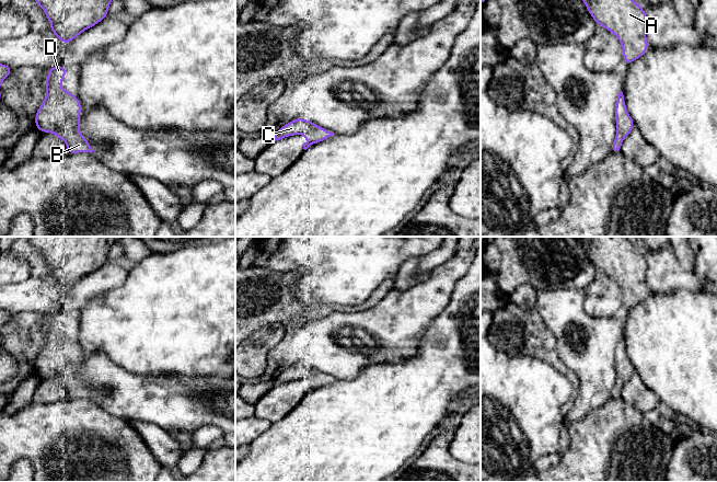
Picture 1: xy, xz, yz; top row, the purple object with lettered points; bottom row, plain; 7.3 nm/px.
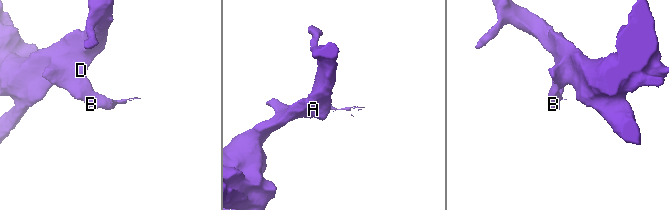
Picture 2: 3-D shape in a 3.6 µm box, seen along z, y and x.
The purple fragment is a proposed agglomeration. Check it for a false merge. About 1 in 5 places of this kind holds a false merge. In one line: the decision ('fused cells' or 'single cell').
single cell

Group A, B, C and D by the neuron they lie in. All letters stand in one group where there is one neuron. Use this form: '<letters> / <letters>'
A B C D

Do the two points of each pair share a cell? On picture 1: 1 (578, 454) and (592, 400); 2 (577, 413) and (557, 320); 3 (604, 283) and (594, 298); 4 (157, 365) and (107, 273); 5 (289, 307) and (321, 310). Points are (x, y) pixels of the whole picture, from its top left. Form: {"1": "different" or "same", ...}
{"1": "different", "2": "same", "3": "same", "4": "different", "5": "same"}

